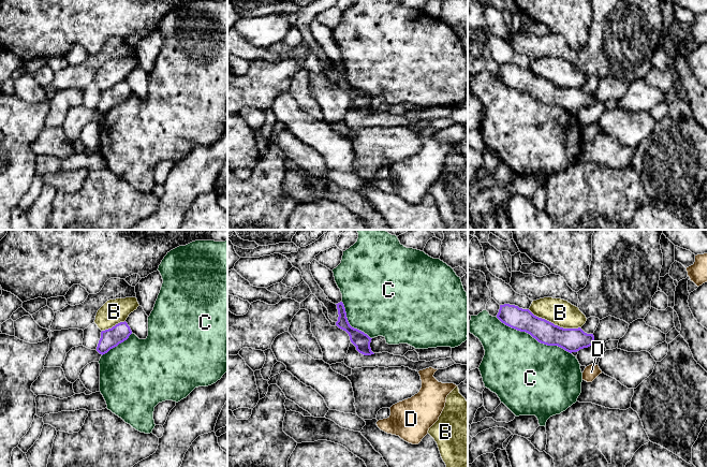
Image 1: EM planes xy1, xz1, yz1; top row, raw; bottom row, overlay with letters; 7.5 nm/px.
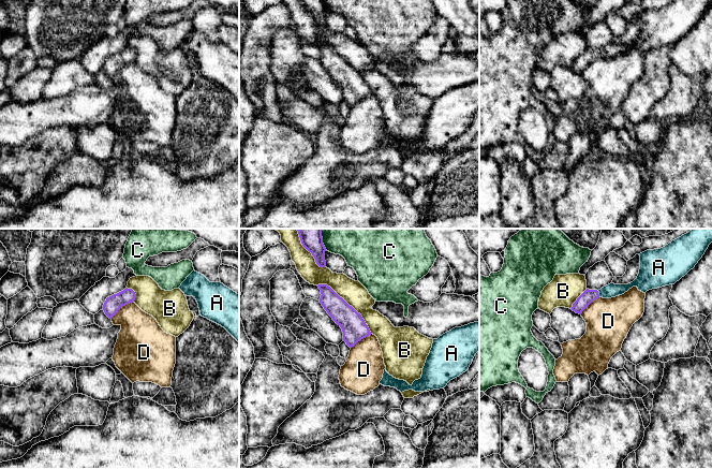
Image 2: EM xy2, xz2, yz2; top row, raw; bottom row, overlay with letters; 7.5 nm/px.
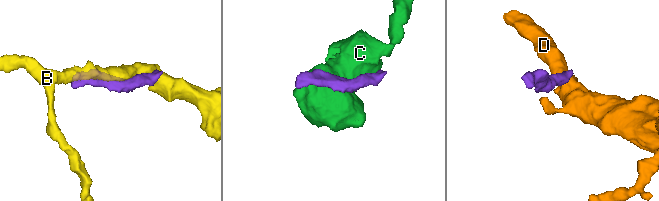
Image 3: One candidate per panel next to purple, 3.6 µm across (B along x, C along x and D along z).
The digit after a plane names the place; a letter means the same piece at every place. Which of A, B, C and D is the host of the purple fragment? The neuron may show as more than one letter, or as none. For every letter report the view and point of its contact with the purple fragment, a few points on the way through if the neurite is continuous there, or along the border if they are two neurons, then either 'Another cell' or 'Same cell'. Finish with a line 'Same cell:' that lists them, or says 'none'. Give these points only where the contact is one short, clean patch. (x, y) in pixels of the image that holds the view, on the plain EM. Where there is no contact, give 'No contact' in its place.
A: Touches purple at yz2 (598, 54). Path across: yz2 (588, 56), (598, 54), (611, 49). Same cell
B: Touches purple at xz2 (347, 63). Another cell
C: Touches purple at yz1 (533, 97). Another cell
D: Touches purple at xy2 (121, 66). Boundary: xy2 (133, 60), (123, 64), (110, 77). Another cell
Same cell: A

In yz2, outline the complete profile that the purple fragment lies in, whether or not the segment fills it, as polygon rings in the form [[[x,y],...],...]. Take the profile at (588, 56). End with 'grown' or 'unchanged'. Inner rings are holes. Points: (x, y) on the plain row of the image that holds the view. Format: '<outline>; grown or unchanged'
[[[672,0],[661,9],[640,13],[637,38],[628,44],[610,43],[600,49],[587,48],[573,63],[572,70],[582,71],[598,57],[611,58],[624,54],[633,46],[646,53],[649,49],[674,44],[695,27],[712,0]]]; grown

